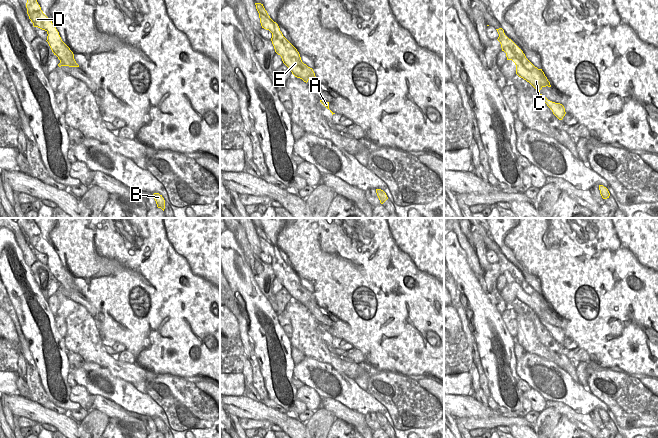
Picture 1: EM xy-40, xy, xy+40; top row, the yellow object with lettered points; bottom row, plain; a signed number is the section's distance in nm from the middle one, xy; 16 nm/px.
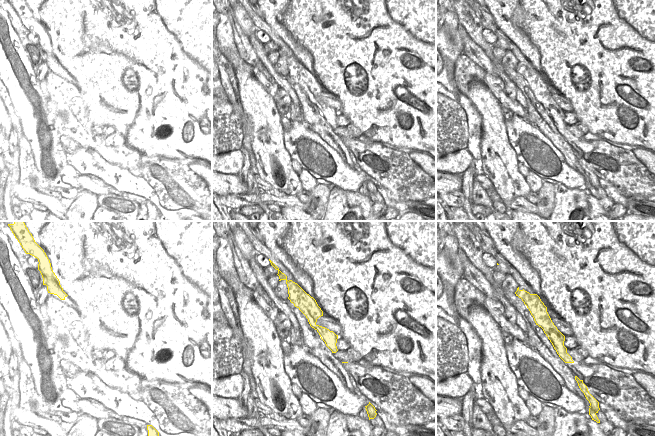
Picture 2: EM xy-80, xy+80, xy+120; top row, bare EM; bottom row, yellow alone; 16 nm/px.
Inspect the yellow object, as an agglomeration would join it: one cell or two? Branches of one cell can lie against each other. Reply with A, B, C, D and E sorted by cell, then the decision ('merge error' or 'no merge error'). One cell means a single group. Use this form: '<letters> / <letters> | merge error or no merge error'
A B C E / D | merge error

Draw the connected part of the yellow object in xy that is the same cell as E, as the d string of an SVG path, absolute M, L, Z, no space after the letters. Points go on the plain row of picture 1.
M300 280L298 283L289 282L282 285L295 301L302 303L304 306L307 307L310 303L317 304L313 293L304 288Z

